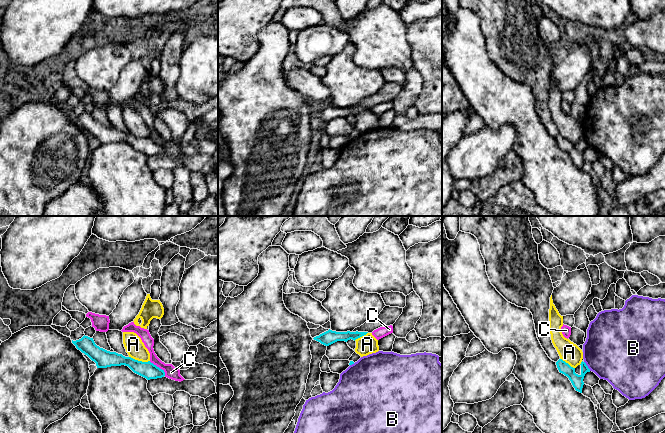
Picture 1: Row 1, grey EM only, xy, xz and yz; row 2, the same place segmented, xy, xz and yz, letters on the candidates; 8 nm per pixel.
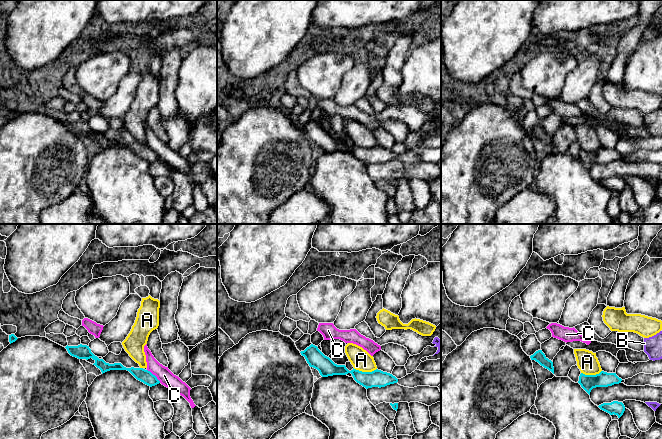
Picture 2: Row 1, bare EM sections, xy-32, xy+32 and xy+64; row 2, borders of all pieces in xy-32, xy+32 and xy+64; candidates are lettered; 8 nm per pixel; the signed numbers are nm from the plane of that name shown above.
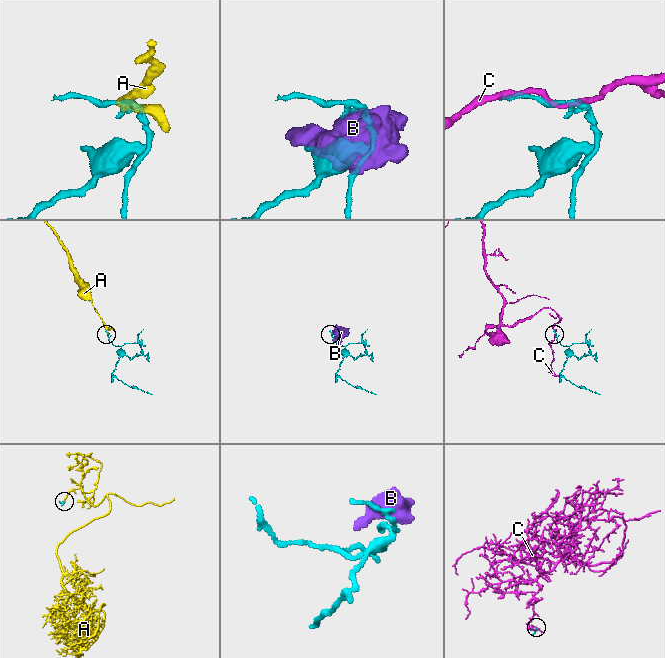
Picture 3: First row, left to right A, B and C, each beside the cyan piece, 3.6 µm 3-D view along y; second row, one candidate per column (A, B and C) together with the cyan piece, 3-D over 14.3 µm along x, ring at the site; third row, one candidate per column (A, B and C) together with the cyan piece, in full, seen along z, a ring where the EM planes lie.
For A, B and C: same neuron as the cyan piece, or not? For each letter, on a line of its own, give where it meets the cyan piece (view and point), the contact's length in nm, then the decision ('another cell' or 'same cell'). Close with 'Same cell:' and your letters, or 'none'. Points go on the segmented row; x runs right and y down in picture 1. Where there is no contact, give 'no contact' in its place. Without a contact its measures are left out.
A: meets cyan in xy at (139, 361); contact 170 nm long; another cell
B: meets cyan in yz at (587, 366); contact 90 nm long; another cell
C: meets cyan in xy at (158, 367); contact 180 nm long; another cell
Same cell: none

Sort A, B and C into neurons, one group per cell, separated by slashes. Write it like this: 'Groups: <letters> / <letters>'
Groups: A / B / C

